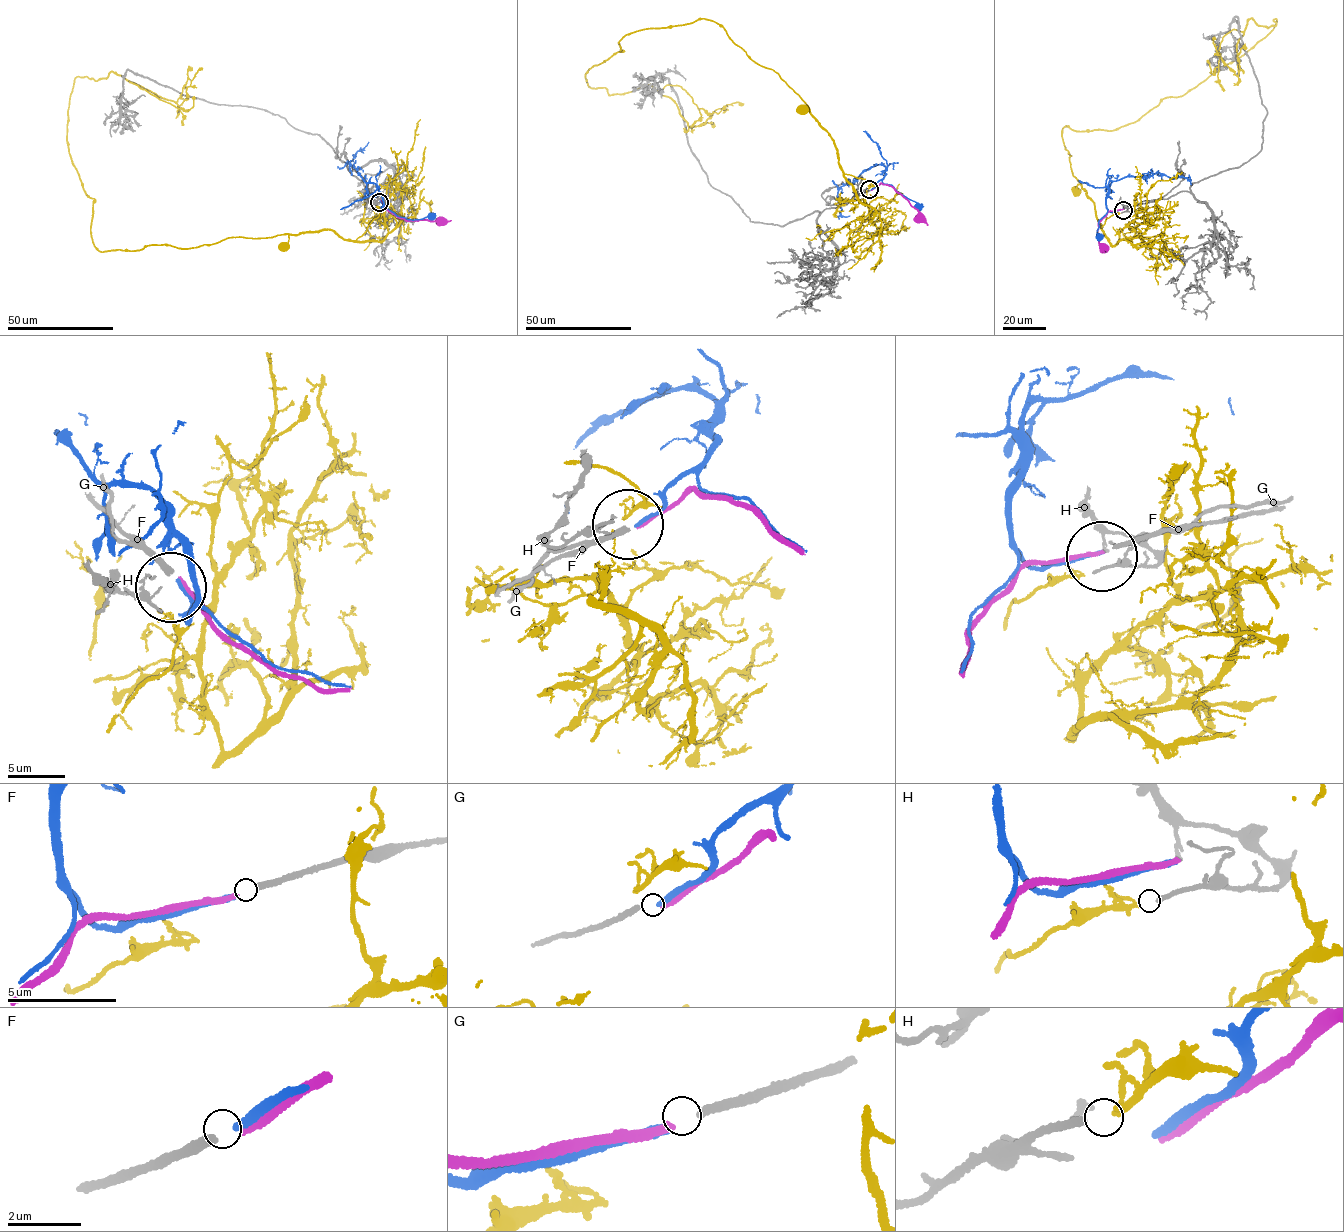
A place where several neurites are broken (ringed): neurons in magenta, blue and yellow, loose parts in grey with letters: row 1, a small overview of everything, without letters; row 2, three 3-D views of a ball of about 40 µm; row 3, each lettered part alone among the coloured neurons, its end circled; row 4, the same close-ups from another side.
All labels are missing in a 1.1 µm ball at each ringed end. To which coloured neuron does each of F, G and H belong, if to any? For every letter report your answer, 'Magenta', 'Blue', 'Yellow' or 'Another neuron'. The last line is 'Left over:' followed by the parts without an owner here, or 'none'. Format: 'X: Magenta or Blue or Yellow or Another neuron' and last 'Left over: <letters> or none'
F: Magenta
G: Blue
H: Yellow
Left over: none

